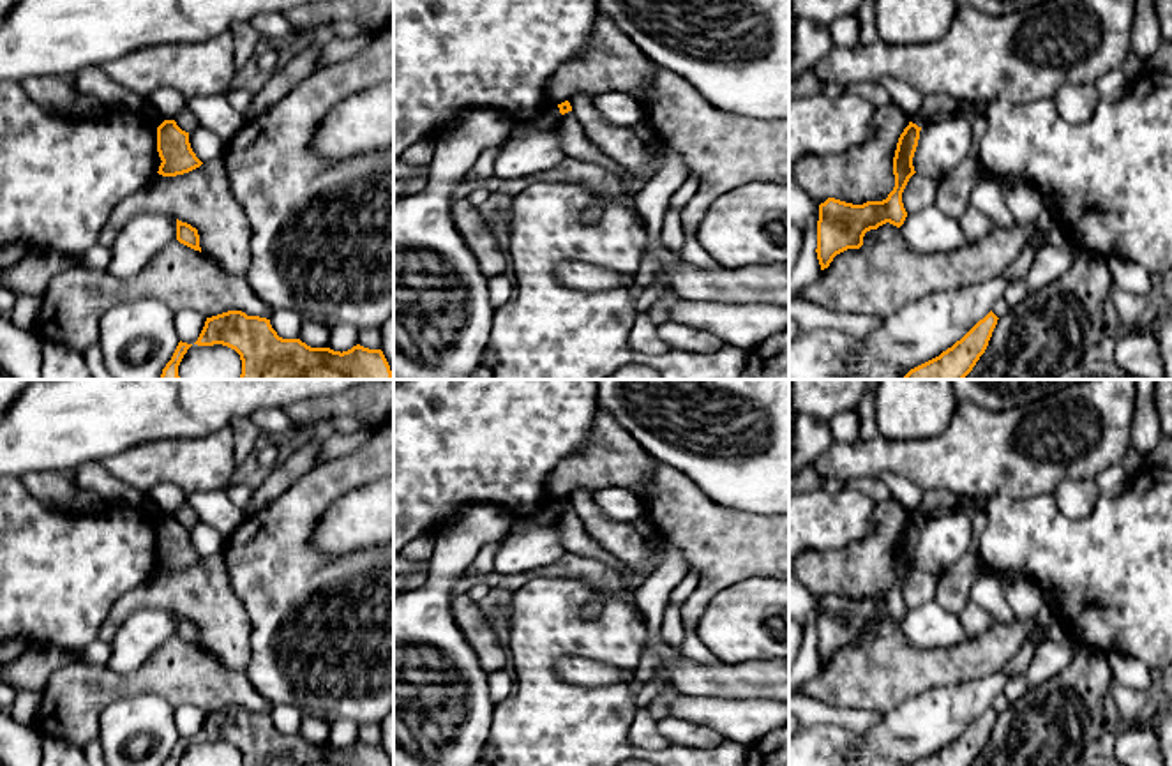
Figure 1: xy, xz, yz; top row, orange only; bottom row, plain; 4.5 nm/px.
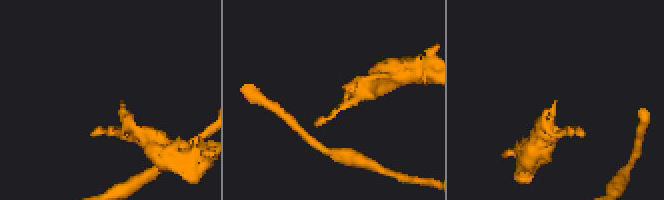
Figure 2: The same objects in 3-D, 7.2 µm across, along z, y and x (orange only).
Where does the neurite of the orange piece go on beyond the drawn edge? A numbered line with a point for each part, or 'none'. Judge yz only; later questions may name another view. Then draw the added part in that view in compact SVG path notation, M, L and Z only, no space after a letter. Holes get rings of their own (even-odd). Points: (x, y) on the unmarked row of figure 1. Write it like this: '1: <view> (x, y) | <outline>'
none

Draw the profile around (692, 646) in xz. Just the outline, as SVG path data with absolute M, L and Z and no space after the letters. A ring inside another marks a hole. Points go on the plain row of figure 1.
M685 628L683 642L681 642L681 655L688 657L690 660L701 665L711 665L718 658L702 644L695 632Z

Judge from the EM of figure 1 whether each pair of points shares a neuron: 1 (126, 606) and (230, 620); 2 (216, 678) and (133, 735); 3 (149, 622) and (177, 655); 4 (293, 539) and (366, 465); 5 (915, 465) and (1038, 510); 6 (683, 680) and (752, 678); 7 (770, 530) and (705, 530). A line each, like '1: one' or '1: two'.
1: one
2: two
3: two
4: one
5: two
6: one
7: one

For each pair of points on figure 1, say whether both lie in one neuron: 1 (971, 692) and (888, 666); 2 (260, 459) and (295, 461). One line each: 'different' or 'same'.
1: different
2: different

